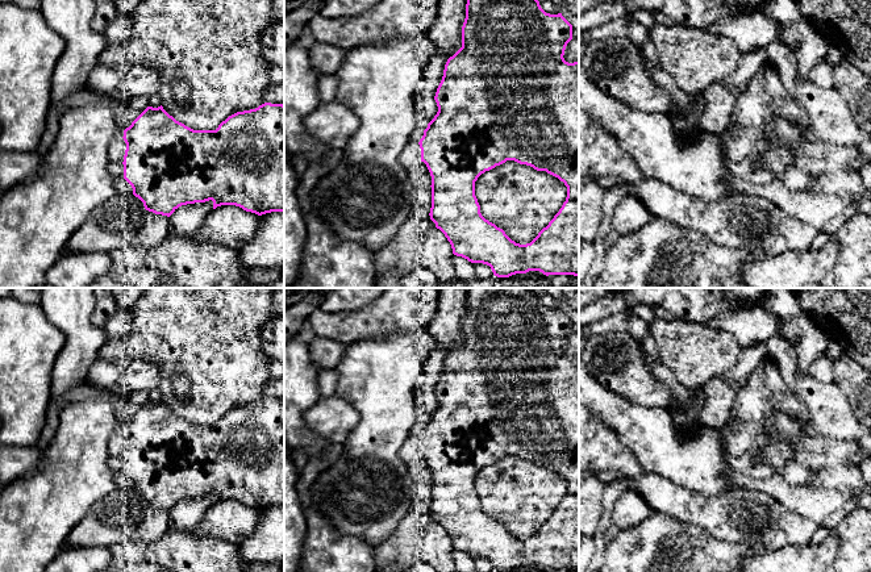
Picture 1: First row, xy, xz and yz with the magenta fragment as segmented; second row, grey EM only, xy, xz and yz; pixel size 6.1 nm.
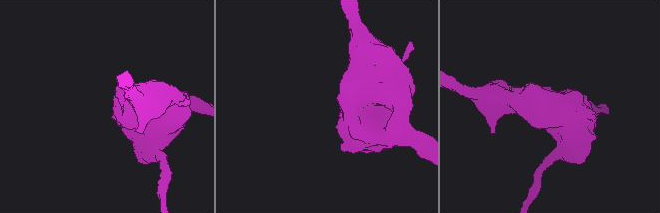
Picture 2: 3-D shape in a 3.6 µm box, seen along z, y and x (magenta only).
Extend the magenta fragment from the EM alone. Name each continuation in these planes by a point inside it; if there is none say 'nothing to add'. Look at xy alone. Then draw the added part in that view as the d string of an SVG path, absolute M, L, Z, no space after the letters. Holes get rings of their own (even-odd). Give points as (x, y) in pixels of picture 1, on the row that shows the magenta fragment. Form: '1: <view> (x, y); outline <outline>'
1: xy (117, 146); outline M117 129L113 141L109 145L108 154L111 160L117 162L121 166L121 178L124 178L124 155L126 150L126 143L124 141L124 131Z

